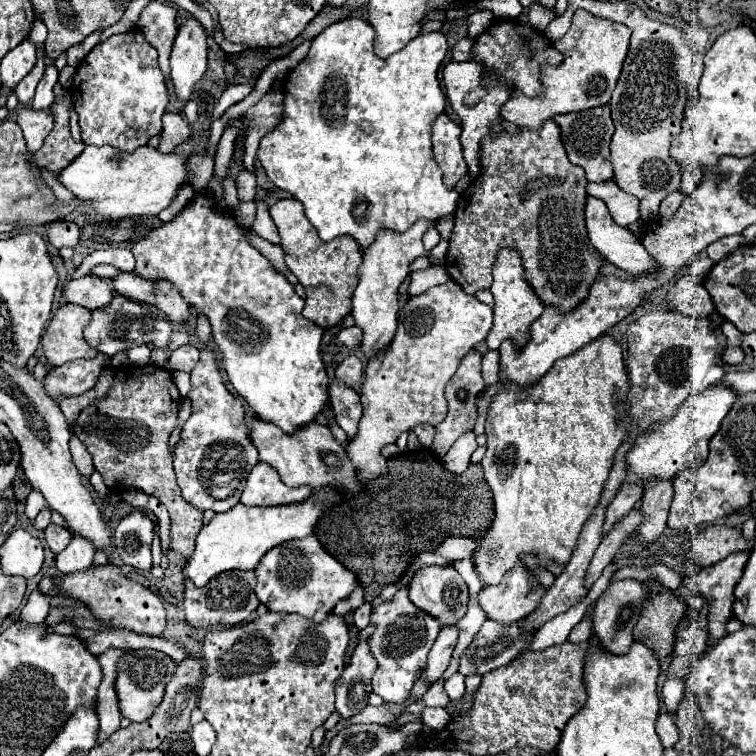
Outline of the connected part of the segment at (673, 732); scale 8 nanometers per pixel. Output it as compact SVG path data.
M662 711L656 719L656 733L664 747L674 747L674 743L678 741L678 729L674 725L674 717Z

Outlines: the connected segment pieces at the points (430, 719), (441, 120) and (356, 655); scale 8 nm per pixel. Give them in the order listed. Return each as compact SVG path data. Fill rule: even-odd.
M424 707L422 709L422 723L432 727L432 729L442 729L446 727L446 723L450 721L448 711L446 709L432 709L432 707Z
M440 113L432 123L432 151L434 161L438 163L444 183L448 189L454 189L456 183L468 173L462 147L460 147L460 127L450 121L446 113Z
M368 637L358 641L350 655L344 673L336 681L336 711L340 717L352 717L368 705L368 695L372 691L372 677L378 663L370 651Z

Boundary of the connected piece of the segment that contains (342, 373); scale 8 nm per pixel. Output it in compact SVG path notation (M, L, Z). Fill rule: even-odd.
M352 353L348 355L342 363L336 365L336 371L334 371L336 379L352 389L356 389L356 385L362 381L362 361Z

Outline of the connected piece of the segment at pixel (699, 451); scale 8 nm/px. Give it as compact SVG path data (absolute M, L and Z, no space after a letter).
M720 383L710 385L706 391L702 391L702 395L690 399L690 403L682 407L682 413L670 419L670 423L658 427L654 435L642 439L642 443L638 443L638 447L634 447L630 455L626 455L626 463L630 467L630 475L626 477L626 481L646 483L654 477L672 479L682 469L702 465L708 457L708 443L718 433L722 419L734 405L734 399L738 399L738 393L728 385L720 385Z

